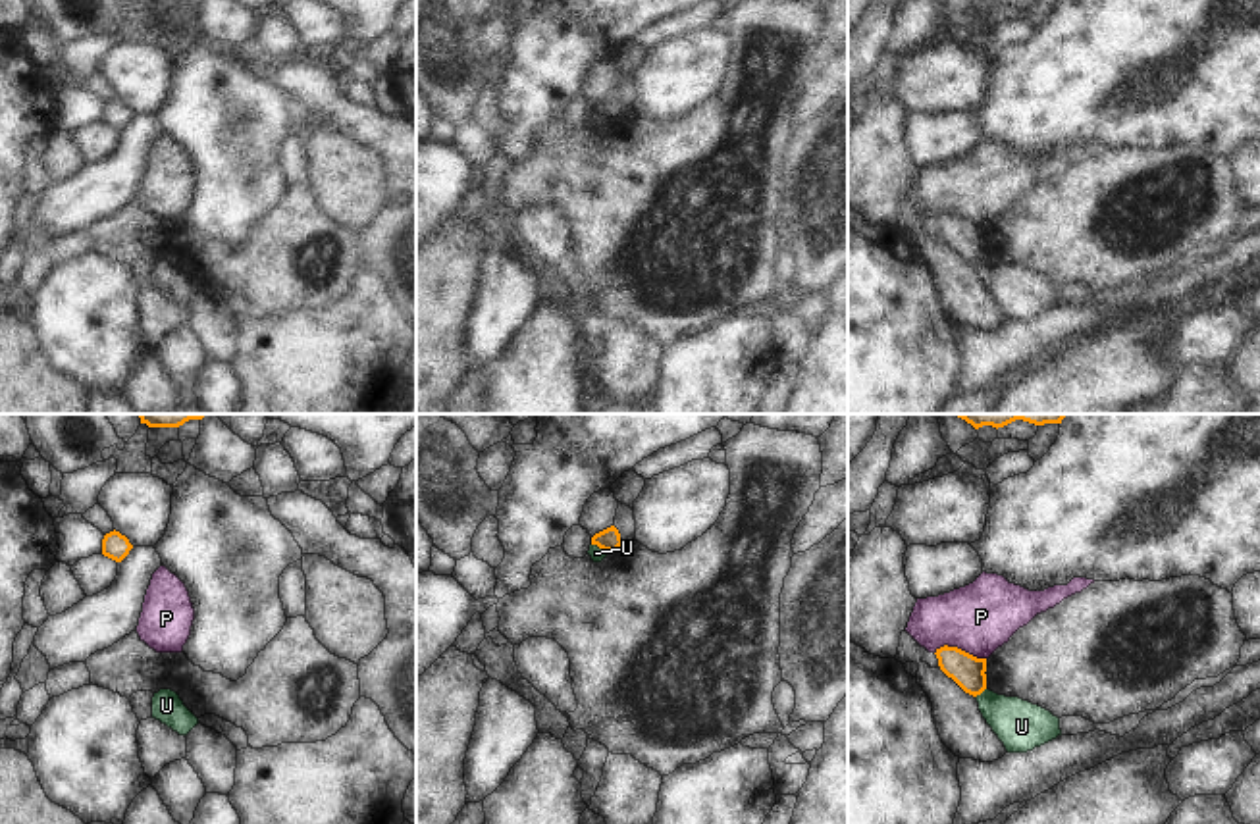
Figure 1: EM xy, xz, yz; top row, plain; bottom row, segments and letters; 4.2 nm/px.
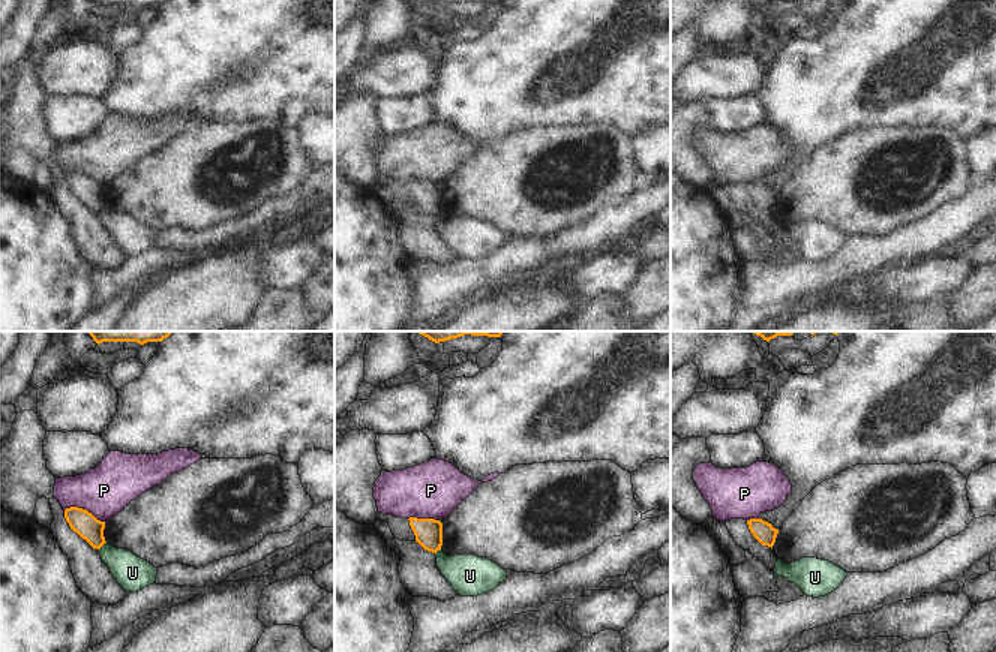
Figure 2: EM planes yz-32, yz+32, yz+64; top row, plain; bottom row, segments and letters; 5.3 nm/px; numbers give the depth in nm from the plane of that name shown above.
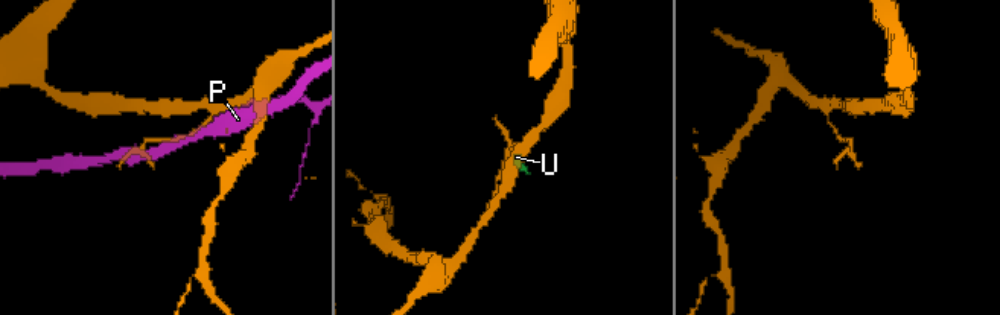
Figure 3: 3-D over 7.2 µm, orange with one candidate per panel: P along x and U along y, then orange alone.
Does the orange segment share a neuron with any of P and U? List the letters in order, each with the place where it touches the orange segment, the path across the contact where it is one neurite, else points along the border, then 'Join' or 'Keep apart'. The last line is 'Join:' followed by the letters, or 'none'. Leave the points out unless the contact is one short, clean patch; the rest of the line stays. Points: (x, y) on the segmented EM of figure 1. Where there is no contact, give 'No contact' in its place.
P: Touches orange at yz (960, 649). Keep apart
U: Touches orange at xz (602, 547). Boundary: xz (592, 543), (609, 551). Keep apart
Join: none.

